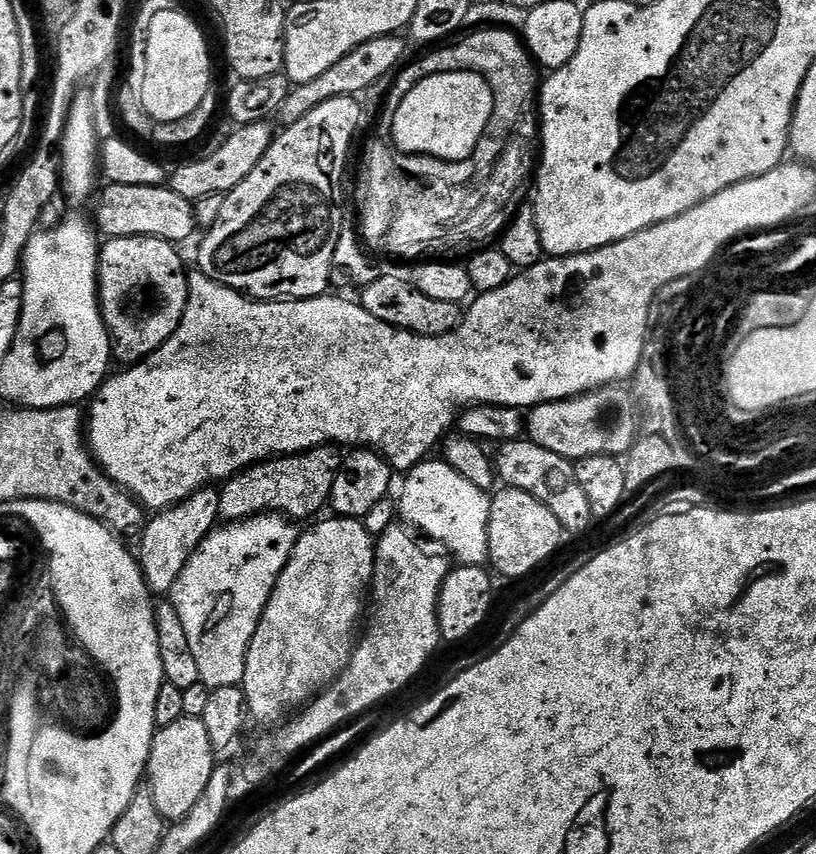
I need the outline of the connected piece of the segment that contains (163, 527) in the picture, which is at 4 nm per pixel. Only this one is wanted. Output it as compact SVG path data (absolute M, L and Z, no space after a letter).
M215 487L199 488L190 498L178 502L172 508L166 508L155 513L156 516L145 523L139 537L140 552L138 559L144 581L148 583L148 591L153 594L171 593L174 582L178 582L178 574L190 562L194 550L203 542L220 520L218 502L220 492Z

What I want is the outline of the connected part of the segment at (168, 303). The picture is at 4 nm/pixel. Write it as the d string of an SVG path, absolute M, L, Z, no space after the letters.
M114 236L103 241L98 261L98 295L100 298L100 312L104 316L104 325L108 328L108 337L112 340L112 354L121 365L131 366L139 361L148 359L153 352L157 352L165 342L178 330L182 314L186 310L188 301L188 277L189 273L184 272L184 264L176 253L177 245L167 240L159 240L153 236Z

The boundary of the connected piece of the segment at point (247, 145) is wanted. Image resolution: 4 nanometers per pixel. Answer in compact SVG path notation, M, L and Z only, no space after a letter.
M268 122L239 125L232 130L236 132L230 133L221 142L220 148L214 149L209 156L204 156L201 160L192 160L189 164L182 165L177 172L173 171L170 176L170 187L178 194L182 194L182 198L193 202L207 196L232 192L234 186L238 186L238 182L242 182L242 178L246 178L246 174L250 174L250 170L254 170L254 166L258 166L262 154L266 154L266 150L272 145L274 139L272 126Z

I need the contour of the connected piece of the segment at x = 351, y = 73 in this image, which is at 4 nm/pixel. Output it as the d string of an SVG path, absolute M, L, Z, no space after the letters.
M397 34L374 38L370 42L362 42L362 46L350 50L350 54L346 54L346 58L342 58L342 62L334 62L334 66L330 66L330 70L326 70L326 74L313 78L311 82L295 85L289 91L286 102L282 102L280 107L278 120L281 120L281 125L287 126L298 122L306 114L310 114L310 110L314 110L314 106L322 106L322 102L330 102L330 98L335 96L359 97L361 95L359 92L374 87L383 76L391 77L405 59L405 57L403 58L404 38L403 35Z

